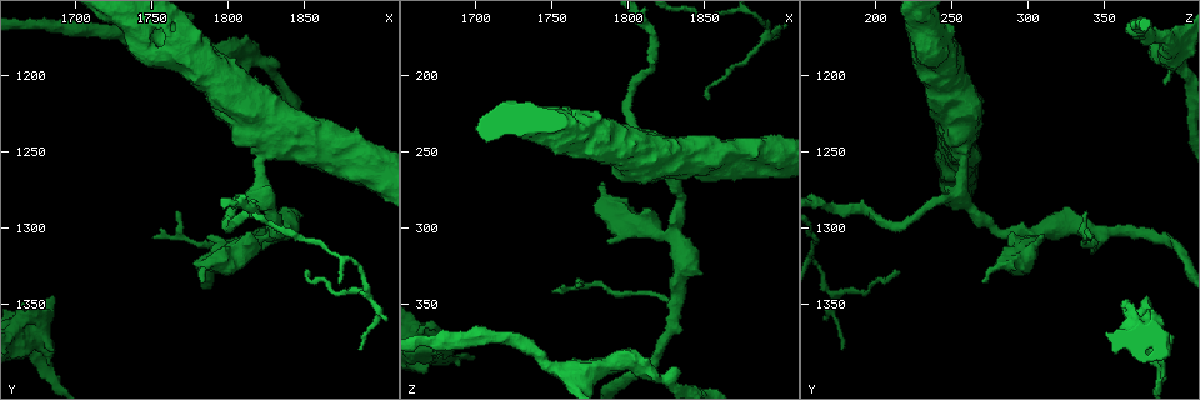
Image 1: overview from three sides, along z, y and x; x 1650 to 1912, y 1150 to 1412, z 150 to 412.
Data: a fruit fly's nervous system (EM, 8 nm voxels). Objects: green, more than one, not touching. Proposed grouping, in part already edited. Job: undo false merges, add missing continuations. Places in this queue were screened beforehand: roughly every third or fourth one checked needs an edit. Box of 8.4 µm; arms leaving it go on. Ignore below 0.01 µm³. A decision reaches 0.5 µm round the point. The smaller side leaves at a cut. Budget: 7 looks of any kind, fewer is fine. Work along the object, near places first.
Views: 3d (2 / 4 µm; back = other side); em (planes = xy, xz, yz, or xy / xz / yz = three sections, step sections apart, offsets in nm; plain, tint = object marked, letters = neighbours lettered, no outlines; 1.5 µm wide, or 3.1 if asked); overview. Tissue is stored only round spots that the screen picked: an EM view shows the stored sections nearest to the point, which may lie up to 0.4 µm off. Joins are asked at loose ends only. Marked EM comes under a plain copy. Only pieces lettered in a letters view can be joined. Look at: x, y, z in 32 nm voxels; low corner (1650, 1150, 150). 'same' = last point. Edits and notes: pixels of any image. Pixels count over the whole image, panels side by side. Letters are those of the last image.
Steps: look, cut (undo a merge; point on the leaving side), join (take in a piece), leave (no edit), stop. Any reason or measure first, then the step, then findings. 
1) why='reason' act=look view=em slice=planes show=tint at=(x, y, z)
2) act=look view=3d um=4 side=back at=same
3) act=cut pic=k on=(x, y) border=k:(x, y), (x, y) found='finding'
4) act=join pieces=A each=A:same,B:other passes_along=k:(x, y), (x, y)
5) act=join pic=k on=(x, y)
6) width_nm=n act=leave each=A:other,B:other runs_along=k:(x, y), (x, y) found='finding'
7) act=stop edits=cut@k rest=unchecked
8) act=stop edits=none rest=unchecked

why='a narrow waist' act=look view=em slice=planes show=letters at=(1824, 1246, 258)

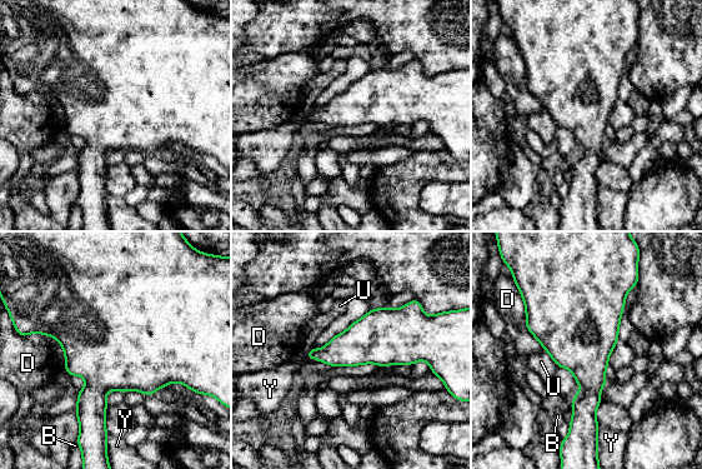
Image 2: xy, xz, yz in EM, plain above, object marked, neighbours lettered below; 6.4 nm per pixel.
width_nm=260 act=leave each=B:other,D:other,U:other,Y:other found='one neuron here'

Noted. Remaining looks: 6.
why='branch stops here' act=look view=em slice=planes show=tint at=(1886, 1378, 178)

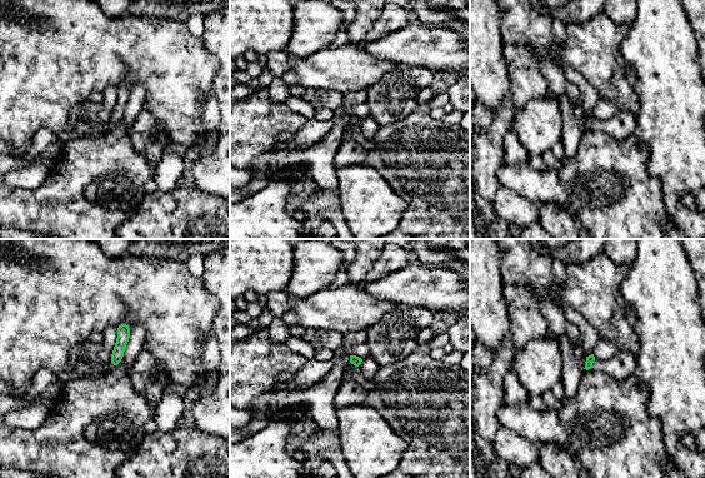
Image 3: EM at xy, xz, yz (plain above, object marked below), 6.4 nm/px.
act=look view=em slice=planes show=letters at=same

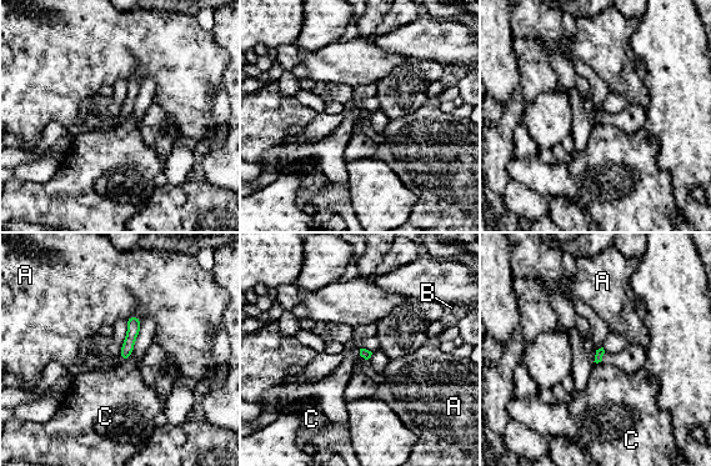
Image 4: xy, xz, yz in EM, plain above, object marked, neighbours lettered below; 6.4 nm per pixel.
act=leave each=A:other,B:other,C:other border=4:(130, 356), (123, 362) found='no lettered piece goes on from it'

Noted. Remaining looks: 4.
why='three arms meet' act=look view=3d um=4 at=(1832, 1304, 304)

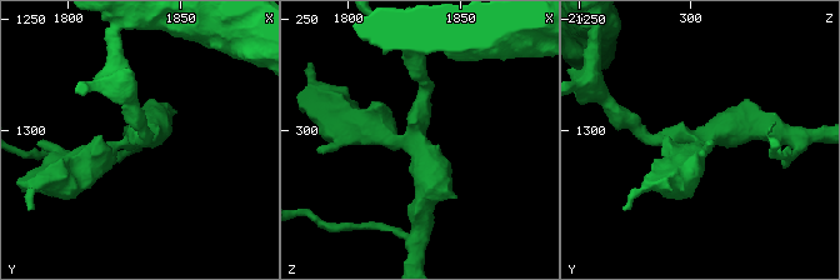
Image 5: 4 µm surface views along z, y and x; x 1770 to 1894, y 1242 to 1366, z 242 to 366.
arms=3 arm_widths_nm=200,440,460 act=look view=em slice=yz step=4 show=tint at=(1831, 1304, 302)

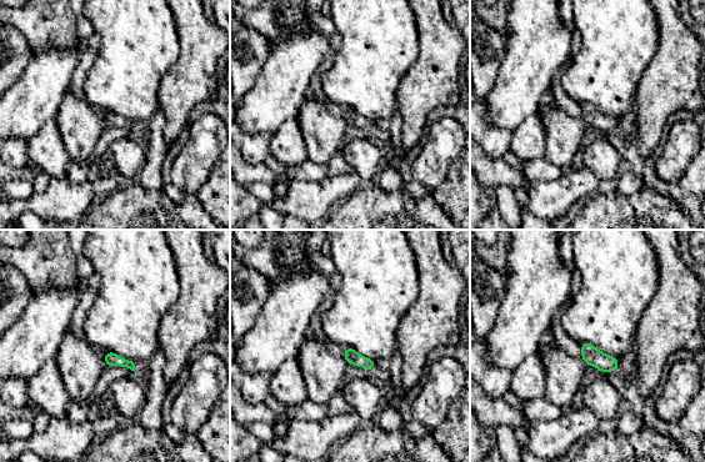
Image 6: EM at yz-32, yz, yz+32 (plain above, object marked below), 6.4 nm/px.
why='cut it another way' act=look view=em slice=planes show=letters at=same

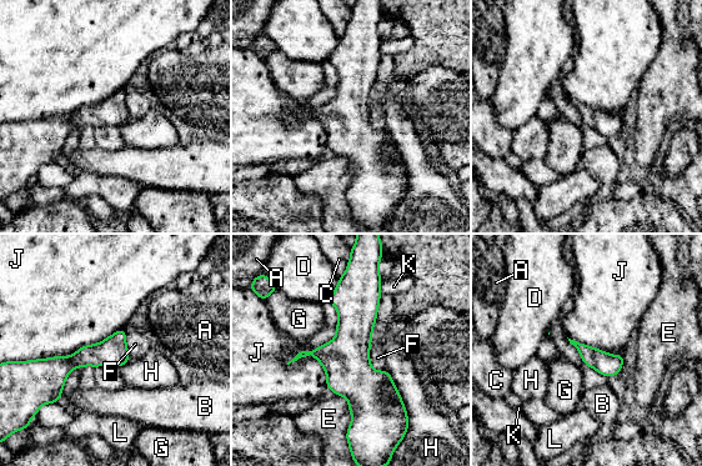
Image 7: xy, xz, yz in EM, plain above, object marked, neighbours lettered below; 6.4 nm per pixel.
width_nm=120 act=leave each=A:other,B:other,C:other,D:other,E:other,F:other,G:other,H:other,J:other,K:other,L:other runs_along=7:(357, 274), (357, 420), (354, 424) found='one neuron here'

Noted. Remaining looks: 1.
act=stop edits=none rest=unchecked

